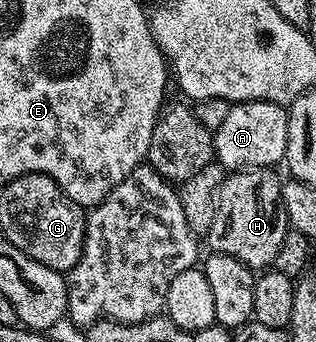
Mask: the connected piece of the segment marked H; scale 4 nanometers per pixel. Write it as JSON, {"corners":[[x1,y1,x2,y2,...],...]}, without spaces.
{"corners":[[273,168,235,170,225,177,217,189,215,220,207,235,212,253,235,256,235,260,243,260,254,272,272,267,275,252,279,252,283,236,291,229,283,208,283,178,277,172]]}

